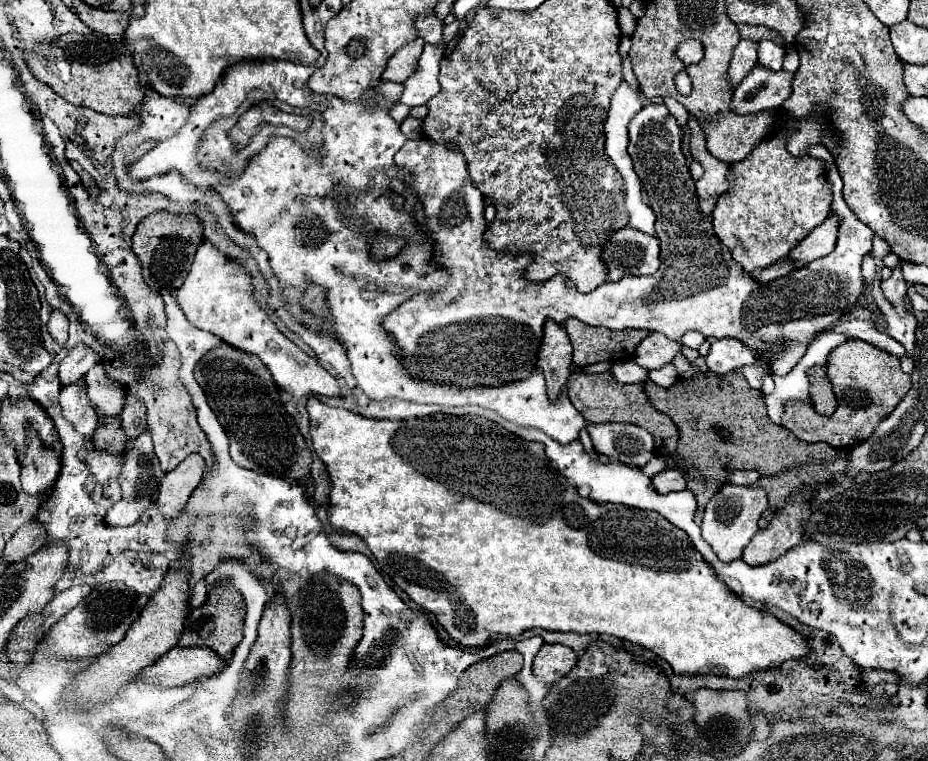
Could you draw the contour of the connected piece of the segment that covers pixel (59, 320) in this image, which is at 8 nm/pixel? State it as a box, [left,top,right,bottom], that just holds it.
[47,311,69,345]

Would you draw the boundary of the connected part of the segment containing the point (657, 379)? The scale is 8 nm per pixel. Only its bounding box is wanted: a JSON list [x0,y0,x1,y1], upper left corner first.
[648,363,678,388]

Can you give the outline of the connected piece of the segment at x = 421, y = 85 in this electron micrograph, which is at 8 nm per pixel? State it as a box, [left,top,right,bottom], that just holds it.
[401,43,443,107]

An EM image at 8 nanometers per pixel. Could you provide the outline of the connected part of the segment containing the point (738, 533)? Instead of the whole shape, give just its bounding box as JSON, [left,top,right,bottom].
[701,483,767,563]

